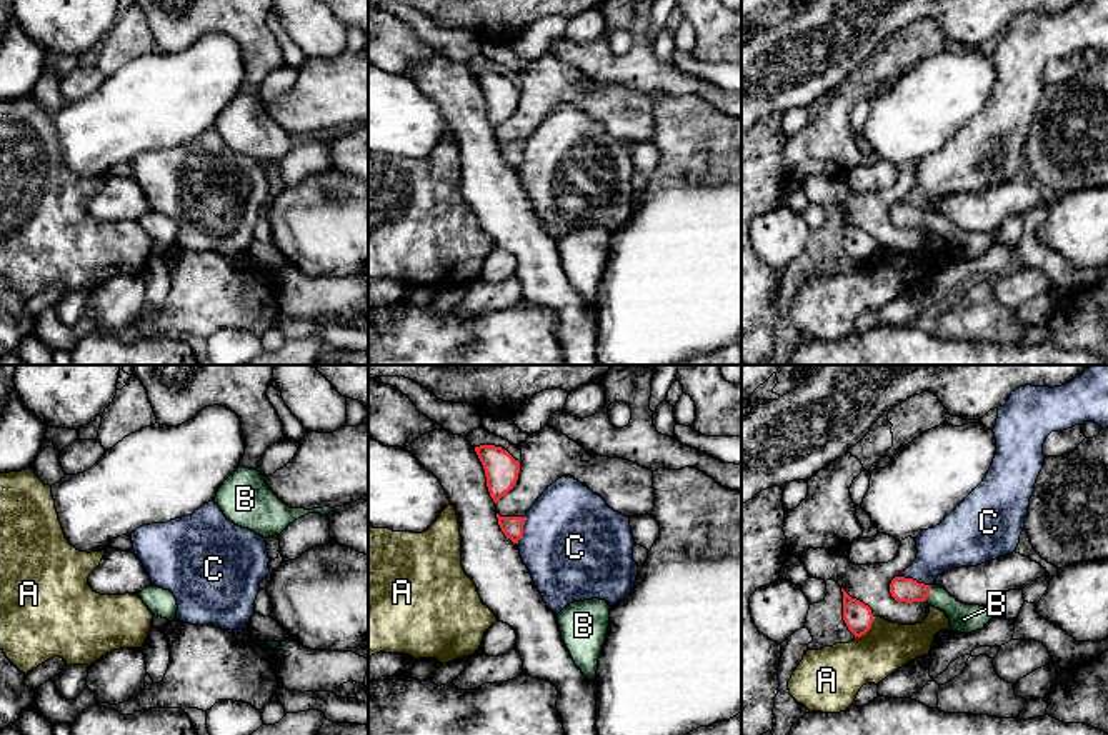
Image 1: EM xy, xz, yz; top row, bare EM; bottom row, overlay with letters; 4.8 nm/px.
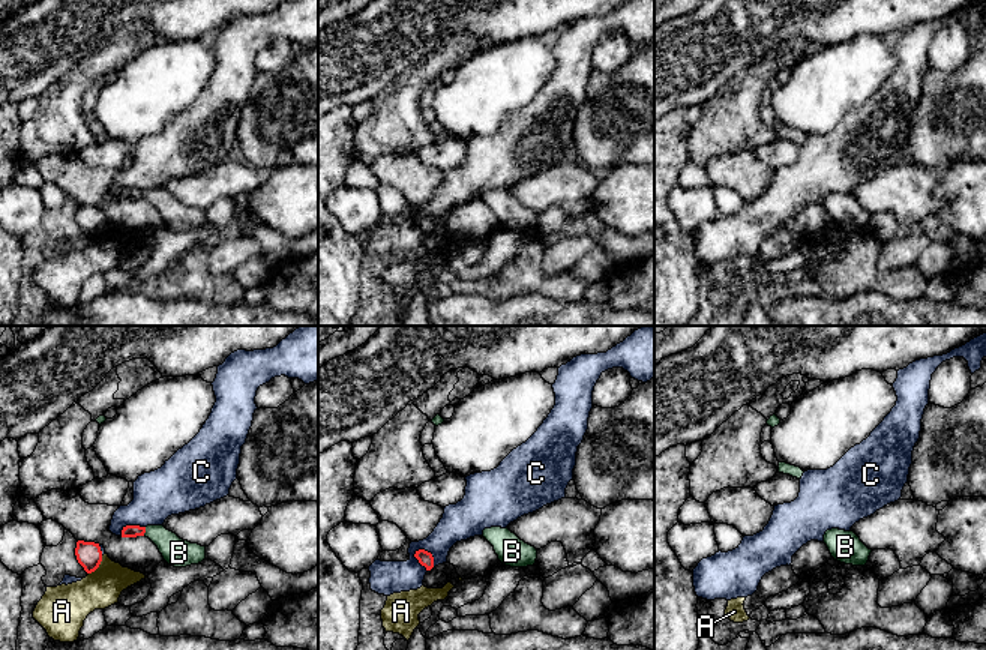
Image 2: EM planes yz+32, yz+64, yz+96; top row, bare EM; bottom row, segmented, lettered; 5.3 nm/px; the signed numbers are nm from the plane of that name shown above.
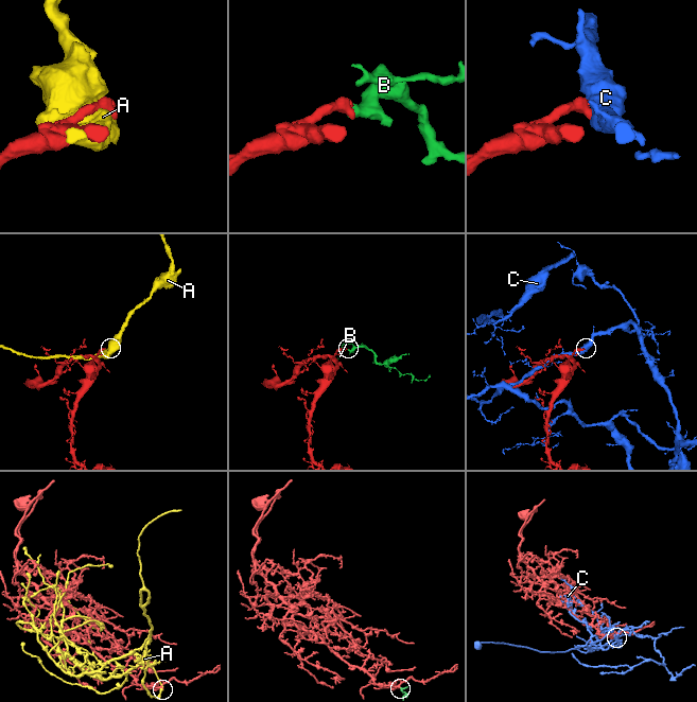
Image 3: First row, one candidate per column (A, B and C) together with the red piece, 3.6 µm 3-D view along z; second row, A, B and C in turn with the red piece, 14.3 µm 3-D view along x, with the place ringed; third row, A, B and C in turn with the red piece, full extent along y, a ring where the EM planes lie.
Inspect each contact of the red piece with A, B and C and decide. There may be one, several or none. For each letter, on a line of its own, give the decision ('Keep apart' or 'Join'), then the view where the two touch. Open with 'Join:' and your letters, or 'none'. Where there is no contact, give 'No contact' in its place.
Join: B
A: Keep apart. Touches red in yz
B: Join. Touches red in yz
C: Keep apart. Touches red in yz

